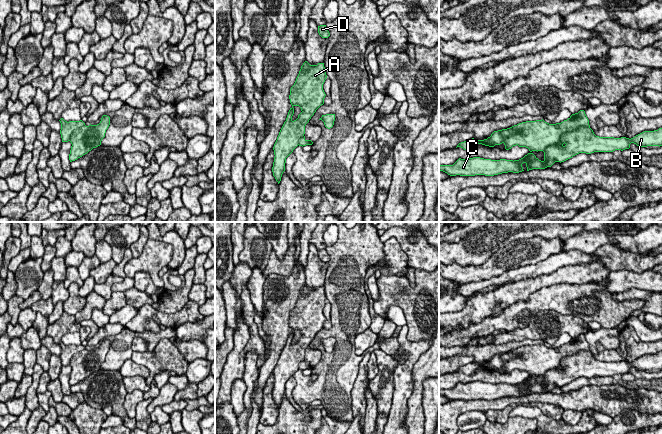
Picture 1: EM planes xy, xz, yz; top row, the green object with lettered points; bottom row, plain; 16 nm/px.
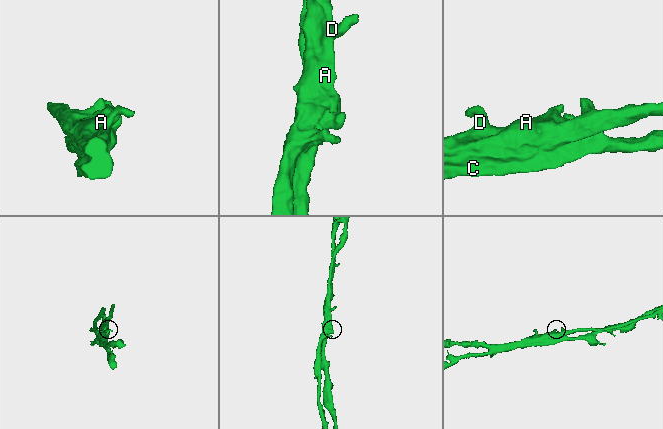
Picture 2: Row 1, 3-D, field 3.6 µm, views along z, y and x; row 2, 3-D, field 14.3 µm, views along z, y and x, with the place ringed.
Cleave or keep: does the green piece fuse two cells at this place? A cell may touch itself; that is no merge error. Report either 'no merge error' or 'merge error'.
merge error

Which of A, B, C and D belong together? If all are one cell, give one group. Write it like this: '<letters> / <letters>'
A D / B C

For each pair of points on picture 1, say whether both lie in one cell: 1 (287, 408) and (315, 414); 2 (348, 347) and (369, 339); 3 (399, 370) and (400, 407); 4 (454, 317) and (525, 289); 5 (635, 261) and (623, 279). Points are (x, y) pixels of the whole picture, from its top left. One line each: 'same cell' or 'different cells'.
1: same cell
2: different cells
3: same cell
4: same cell
5: different cells

